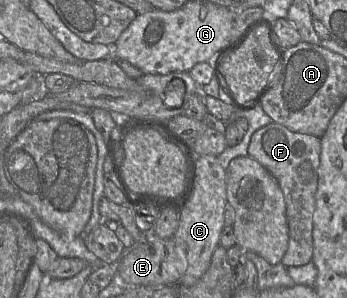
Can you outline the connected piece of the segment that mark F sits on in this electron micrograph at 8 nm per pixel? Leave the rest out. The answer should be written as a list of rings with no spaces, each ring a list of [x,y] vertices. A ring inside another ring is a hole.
[[[273,121],[251,137],[248,155],[262,164],[277,180],[286,203],[289,245],[282,259],[286,267],[303,266],[313,257],[313,216],[316,209],[321,139],[294,132]]]

